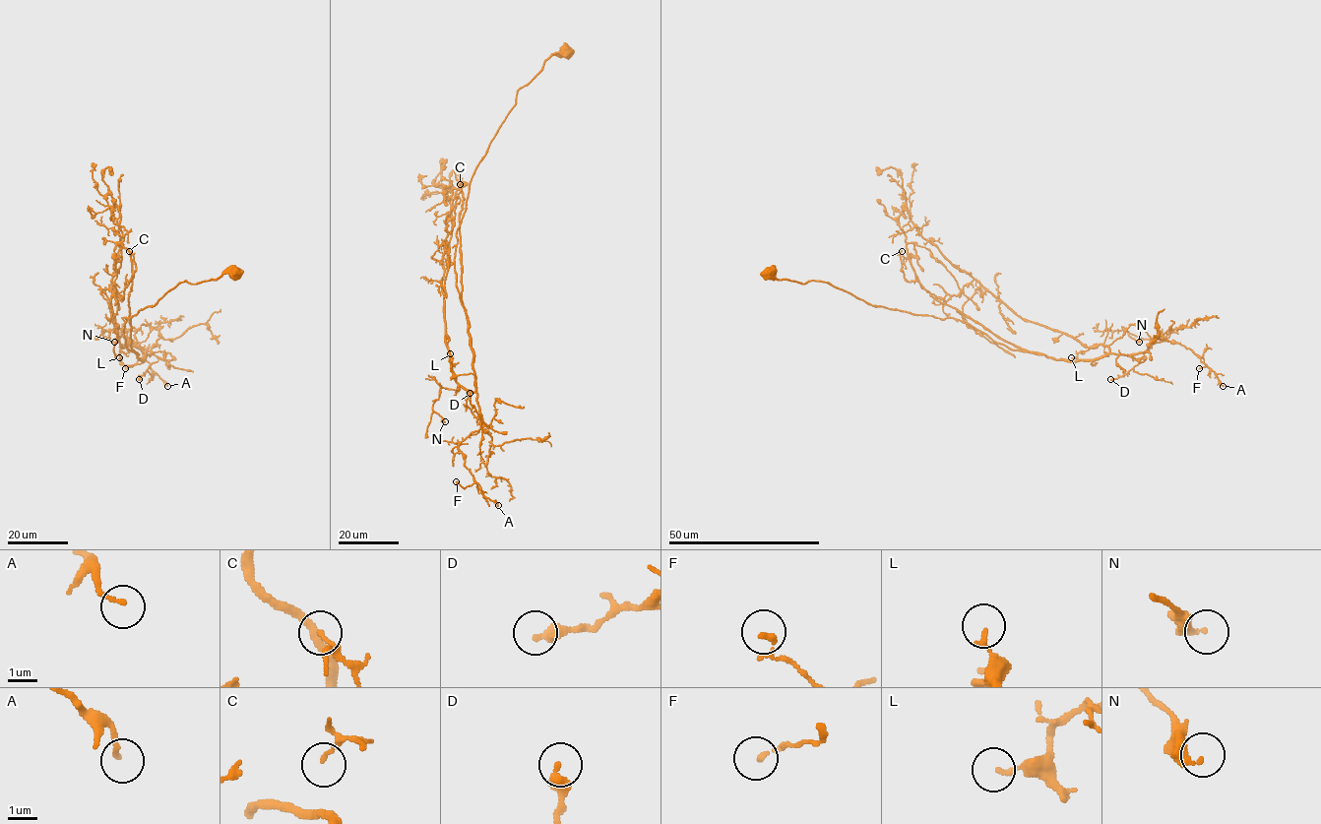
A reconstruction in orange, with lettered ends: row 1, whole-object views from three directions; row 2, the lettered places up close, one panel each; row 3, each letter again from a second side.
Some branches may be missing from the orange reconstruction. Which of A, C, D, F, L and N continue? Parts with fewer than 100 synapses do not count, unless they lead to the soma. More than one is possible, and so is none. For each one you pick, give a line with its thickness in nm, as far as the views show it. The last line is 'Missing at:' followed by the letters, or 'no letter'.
Missing at: no letter

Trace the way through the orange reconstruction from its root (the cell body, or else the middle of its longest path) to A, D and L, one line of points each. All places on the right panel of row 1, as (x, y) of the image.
A: (768, 275), (959, 319), (1013, 349), (1056, 359), (1144, 353), (1174, 341), (1223, 386)
D: (768, 275), (828, 282), (876, 306), (959, 319), (1013, 349), (1056, 359), (1143, 353), (1143, 361), (1110, 379)
L: (768, 275), (959, 319), (1013, 349), (1056, 359), (1097, 359), (1109, 348), (1071, 357)

